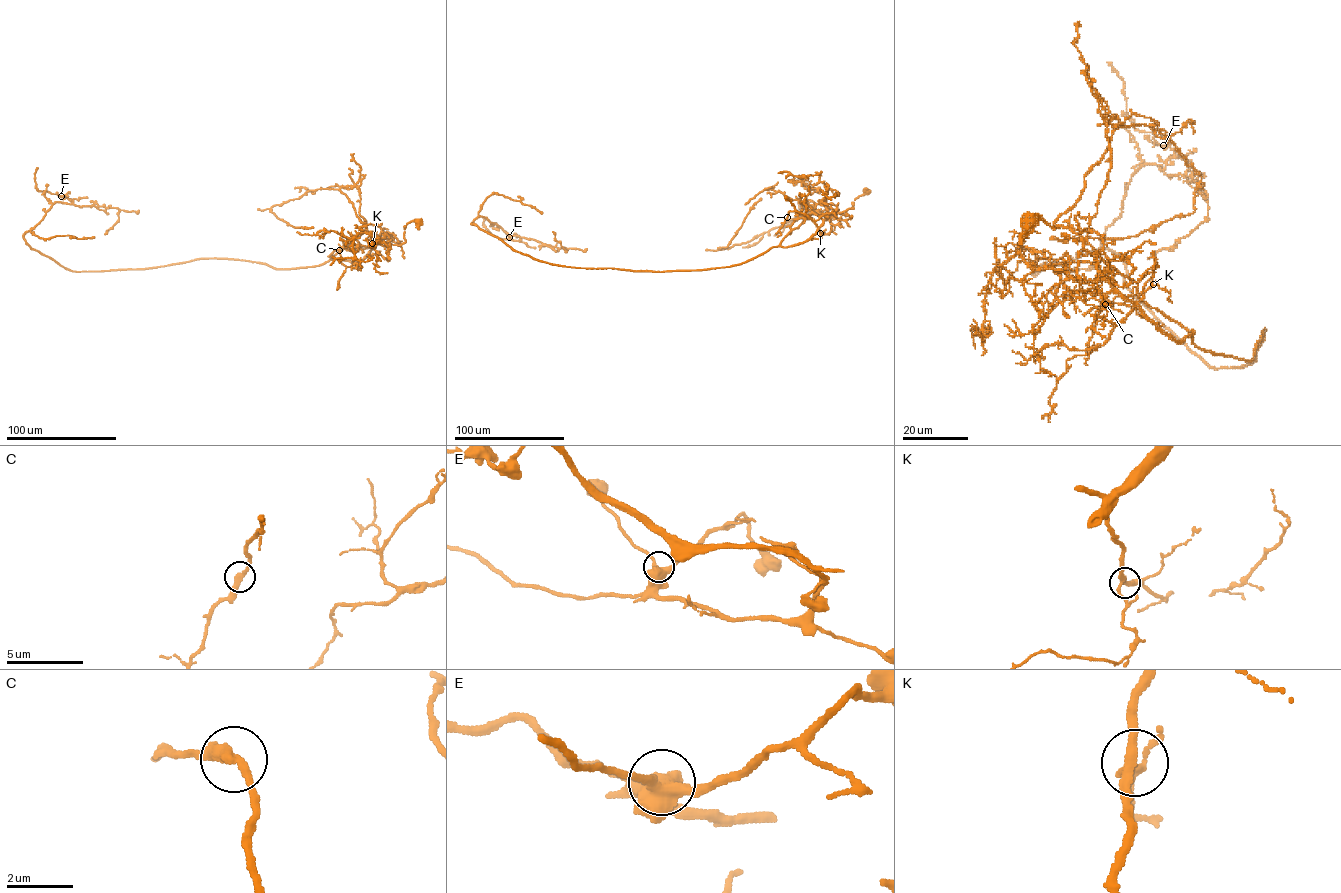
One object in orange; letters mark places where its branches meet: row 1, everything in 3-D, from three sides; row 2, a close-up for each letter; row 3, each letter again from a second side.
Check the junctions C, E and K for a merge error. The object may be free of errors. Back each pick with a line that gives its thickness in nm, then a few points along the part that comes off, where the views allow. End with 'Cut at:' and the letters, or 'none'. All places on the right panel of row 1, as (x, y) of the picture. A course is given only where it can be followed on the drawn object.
Cut at: none

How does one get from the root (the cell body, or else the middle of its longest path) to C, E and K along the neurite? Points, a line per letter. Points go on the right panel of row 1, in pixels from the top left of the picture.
C: (1030, 222), (1041, 219), (1078, 244), (1081, 290), (1106, 281), (1134, 303), (1088, 355), (1105, 304)
E: (1030, 222), (1176, 342), (1250, 361), (1265, 329), (1255, 361), (1210, 367), (1102, 247), (1163, 145)
K: (1030, 222), (1031, 226), (1041, 219), (1078, 244), (1081, 290), (1107, 281), (1127, 298), (1139, 301), (1153, 284)

